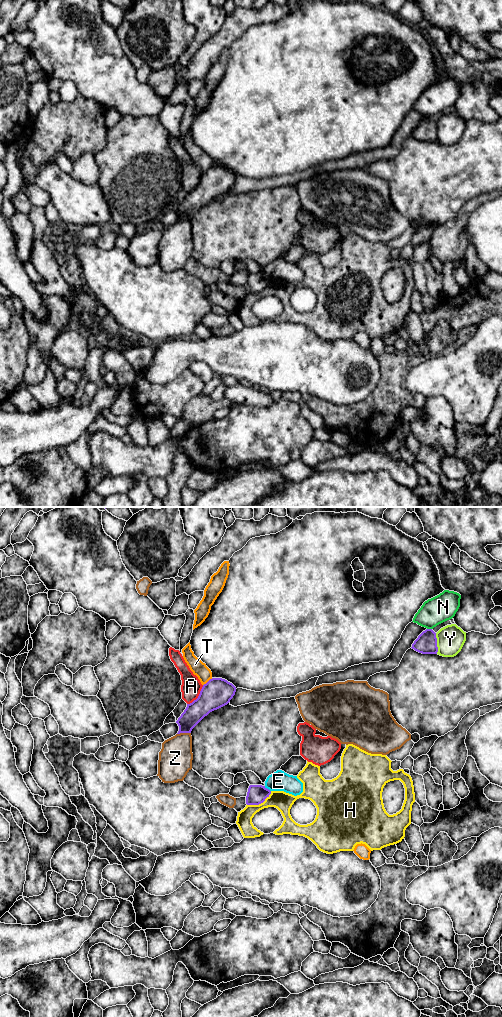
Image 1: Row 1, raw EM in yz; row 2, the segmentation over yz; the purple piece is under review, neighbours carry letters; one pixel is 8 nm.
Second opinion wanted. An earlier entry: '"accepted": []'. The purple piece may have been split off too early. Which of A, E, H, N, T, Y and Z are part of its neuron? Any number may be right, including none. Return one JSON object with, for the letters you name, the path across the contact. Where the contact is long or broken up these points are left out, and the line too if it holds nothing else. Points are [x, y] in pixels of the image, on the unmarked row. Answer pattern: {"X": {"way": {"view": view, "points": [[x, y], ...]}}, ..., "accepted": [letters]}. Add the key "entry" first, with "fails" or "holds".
{"entry": "holds", "accepted": []}

